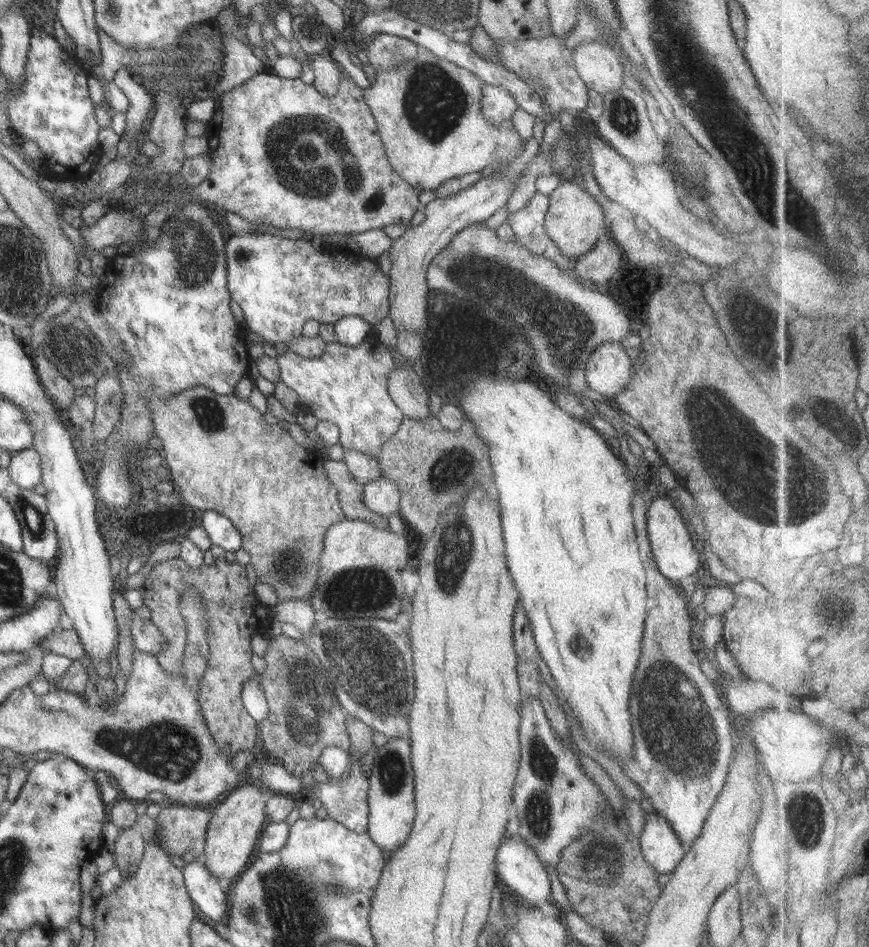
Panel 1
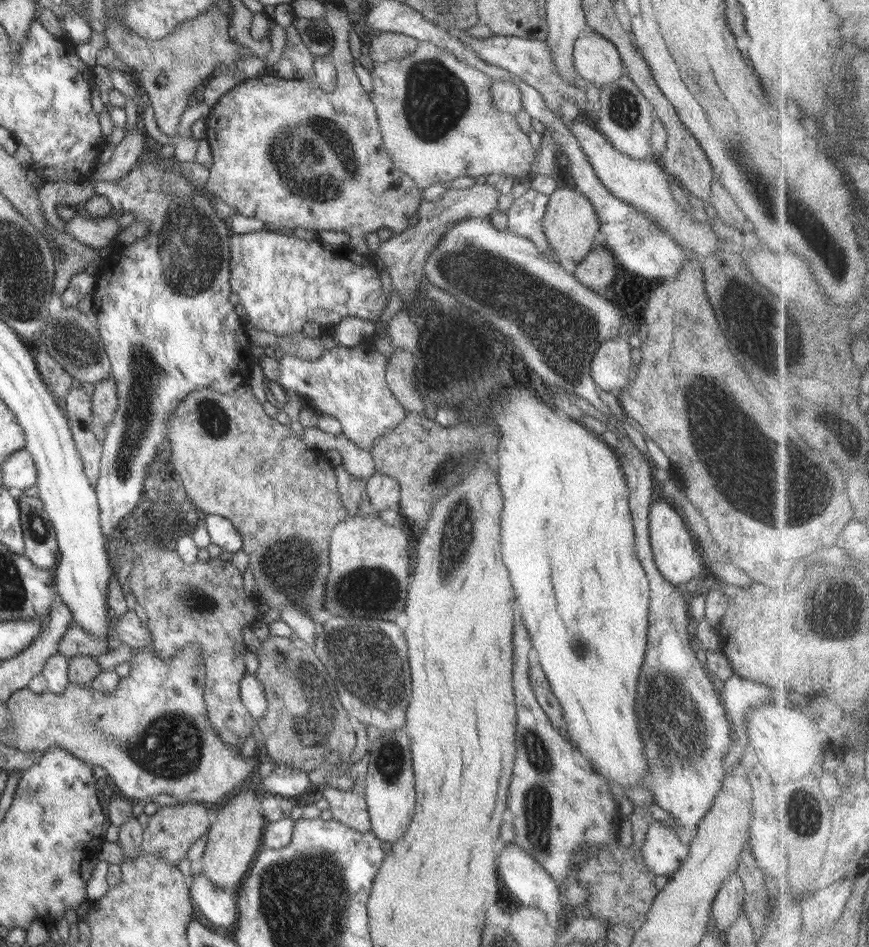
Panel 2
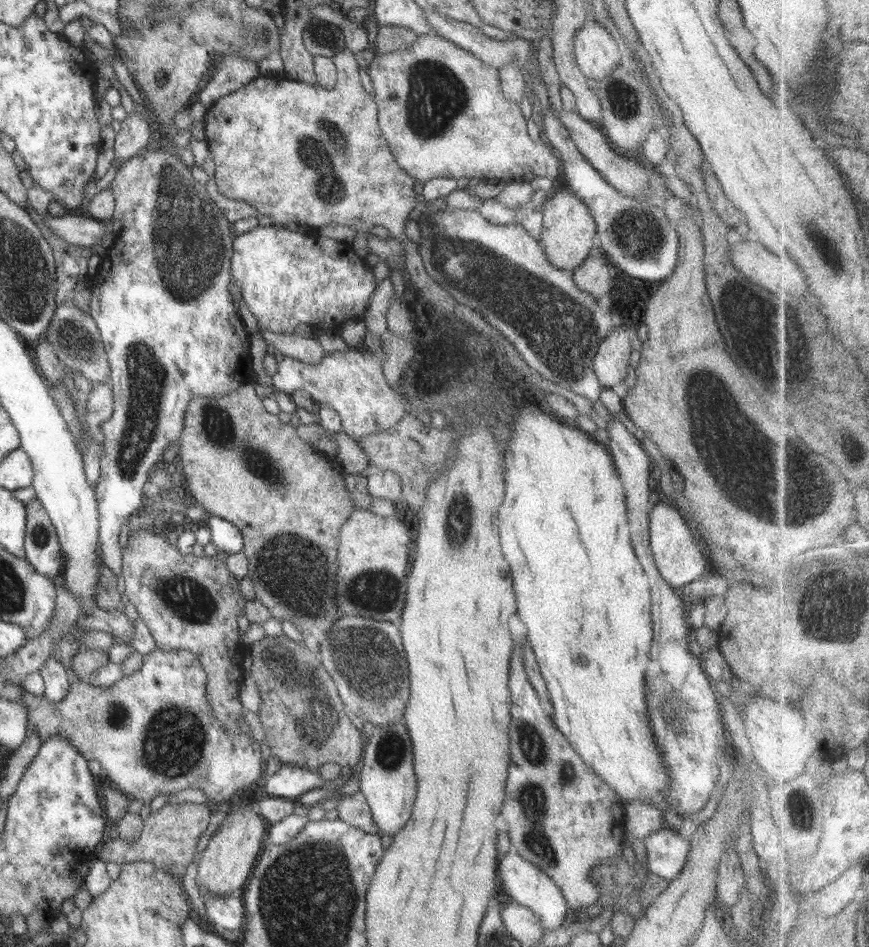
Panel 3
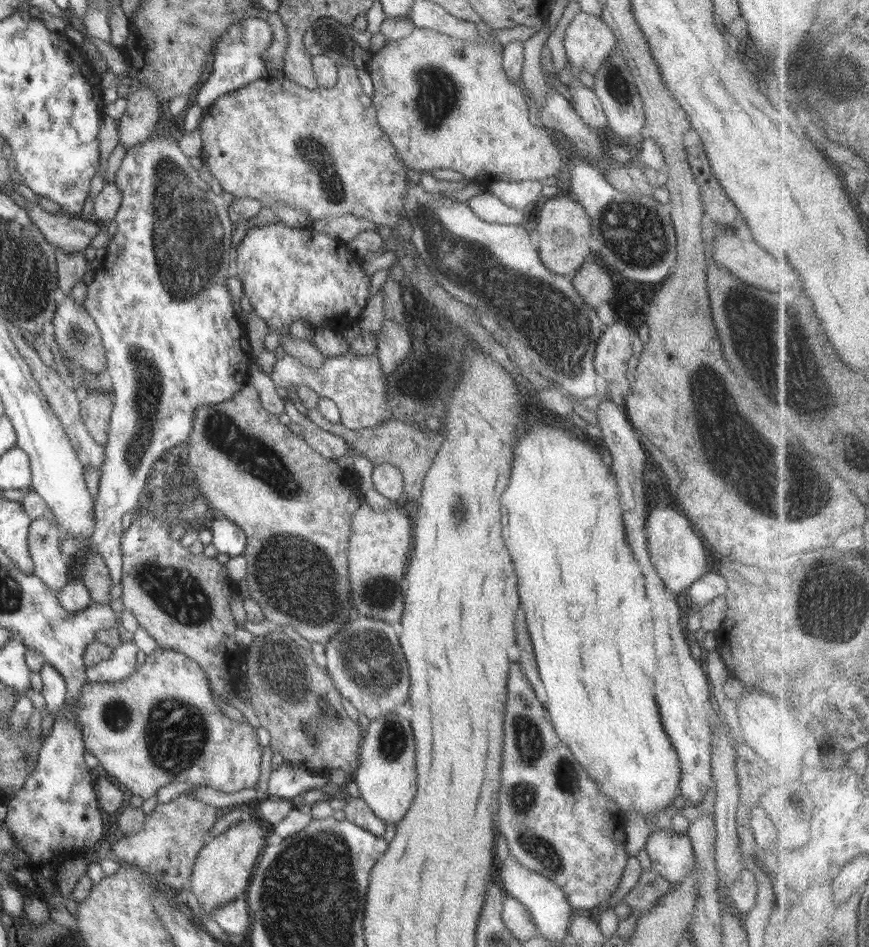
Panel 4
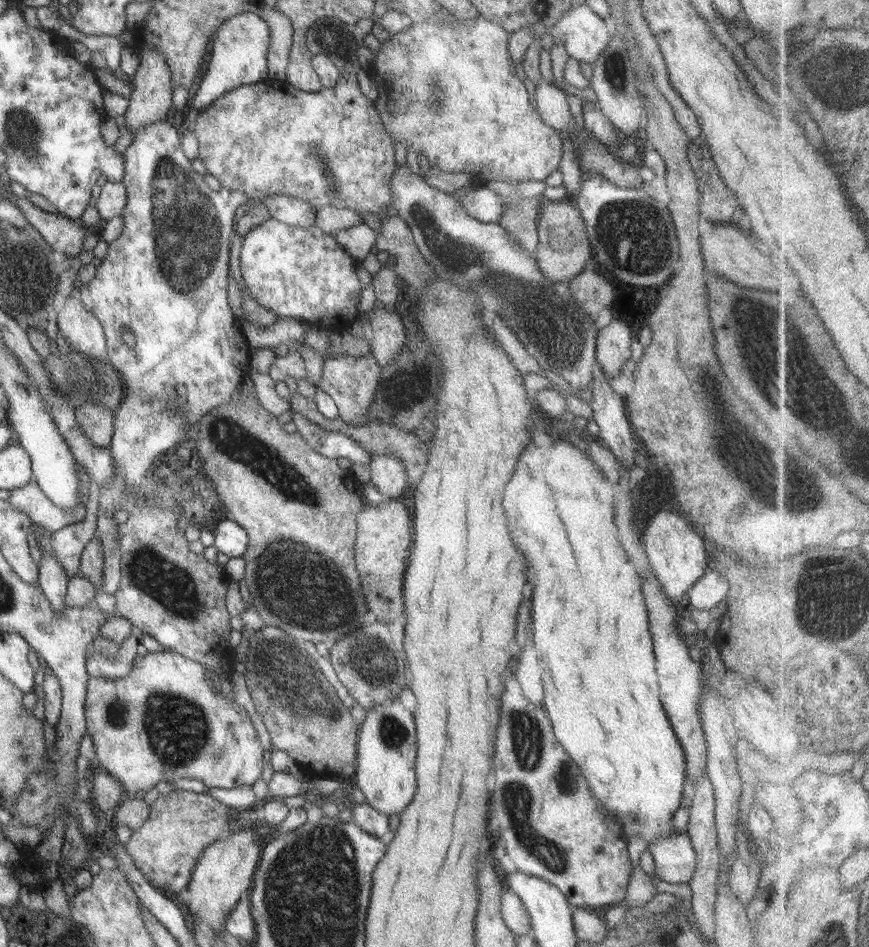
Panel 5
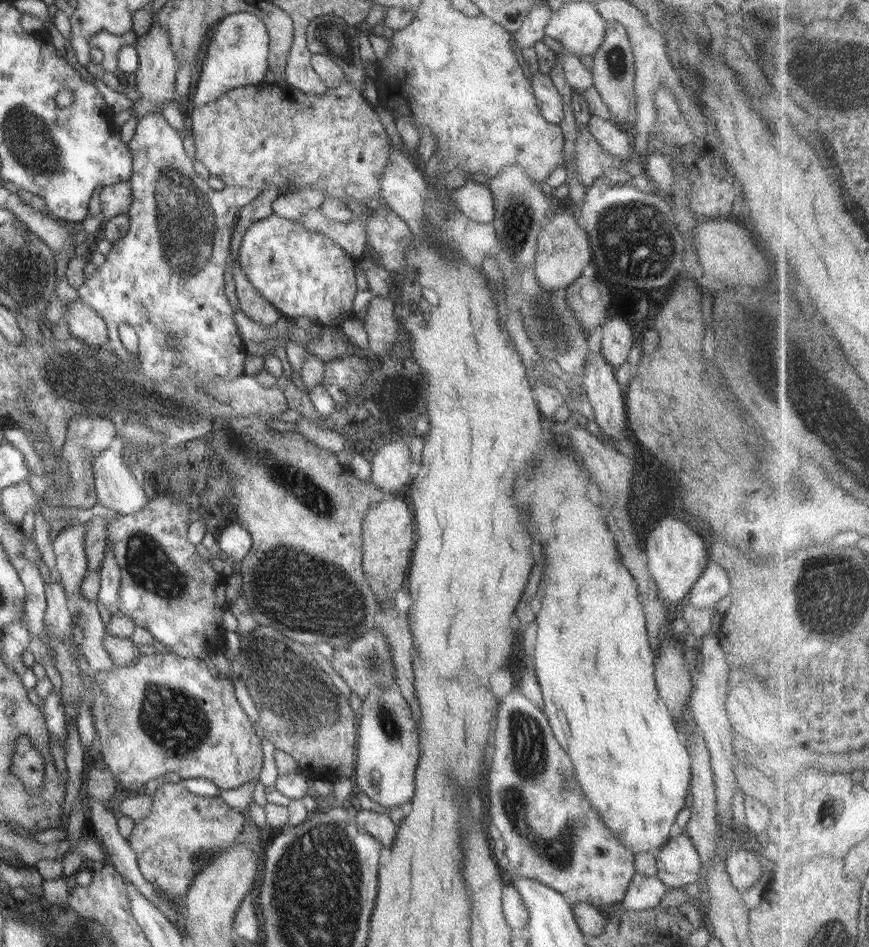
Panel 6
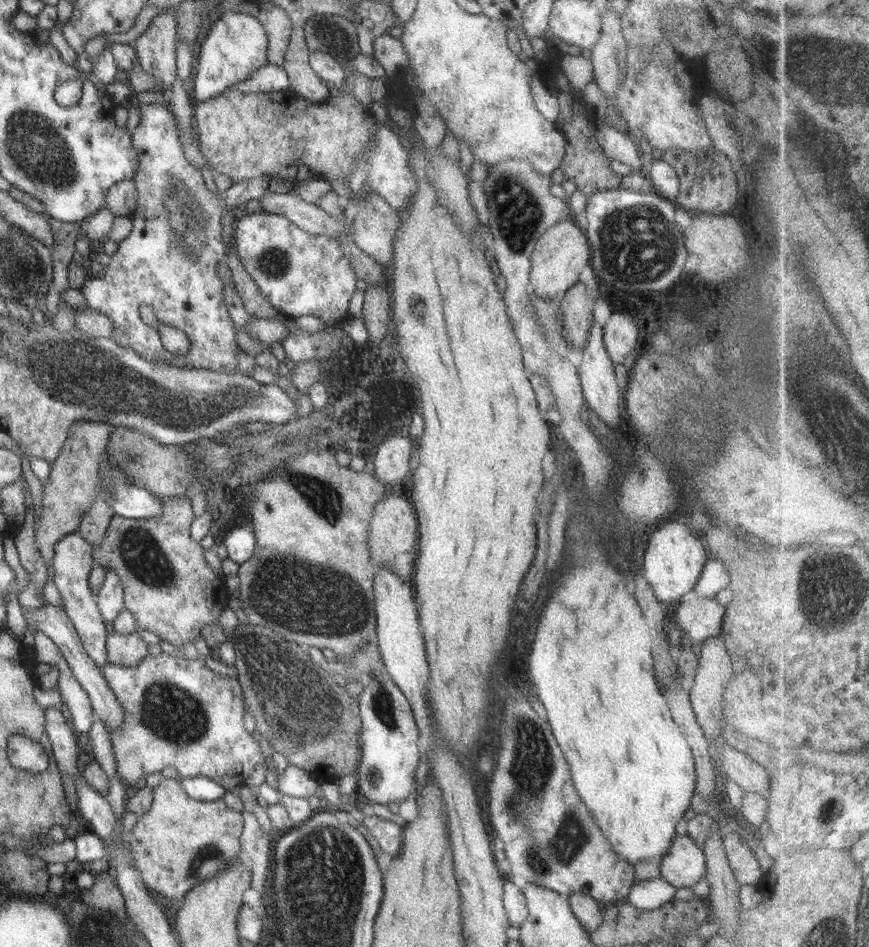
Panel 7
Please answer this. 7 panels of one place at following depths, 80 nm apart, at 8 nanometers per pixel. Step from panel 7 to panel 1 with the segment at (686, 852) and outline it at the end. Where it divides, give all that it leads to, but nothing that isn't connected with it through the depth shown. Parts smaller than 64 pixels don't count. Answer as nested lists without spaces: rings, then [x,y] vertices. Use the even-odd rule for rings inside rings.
[[[657,813],[644,815],[639,843],[646,860],[659,873],[671,873],[686,854],[670,823]]]

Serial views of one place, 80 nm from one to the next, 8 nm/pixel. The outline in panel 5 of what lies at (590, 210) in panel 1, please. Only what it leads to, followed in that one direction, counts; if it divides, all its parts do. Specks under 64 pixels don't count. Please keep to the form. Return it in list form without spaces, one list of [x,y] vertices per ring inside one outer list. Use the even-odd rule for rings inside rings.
[[[567,200],[542,201],[540,208],[537,231],[539,234],[538,248],[534,254],[541,271],[552,282],[568,282],[580,274],[590,258],[594,258],[581,212],[574,208]]]

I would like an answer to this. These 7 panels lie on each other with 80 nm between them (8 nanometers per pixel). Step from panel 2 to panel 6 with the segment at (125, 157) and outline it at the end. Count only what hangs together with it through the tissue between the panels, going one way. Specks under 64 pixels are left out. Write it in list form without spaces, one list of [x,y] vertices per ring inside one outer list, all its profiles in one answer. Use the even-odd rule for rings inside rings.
[[[152,22],[150,30],[144,36],[136,38],[134,48],[136,48],[137,55],[139,56],[139,66],[135,73],[140,100],[133,103],[132,114],[139,120],[145,114],[150,114],[156,110],[162,111],[162,104],[170,101],[174,102],[173,96],[175,95],[178,63],[174,57],[174,51],[172,51],[170,37],[168,37],[166,29],[162,29],[162,26],[158,25],[158,23]]]

